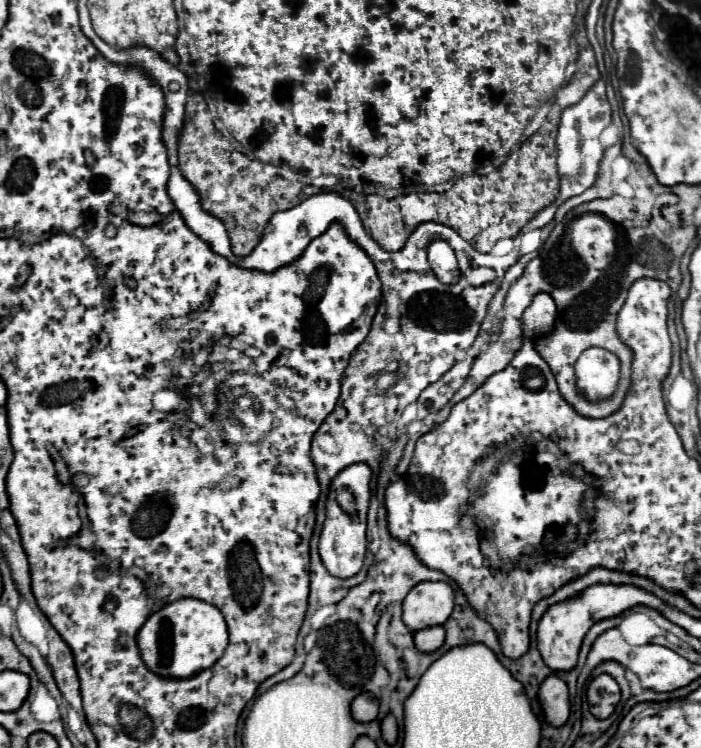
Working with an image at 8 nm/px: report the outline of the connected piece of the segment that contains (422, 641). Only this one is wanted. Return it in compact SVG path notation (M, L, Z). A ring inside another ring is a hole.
M432 626L420 632L414 632L414 644L420 652L436 652L444 644L444 628L442 626Z

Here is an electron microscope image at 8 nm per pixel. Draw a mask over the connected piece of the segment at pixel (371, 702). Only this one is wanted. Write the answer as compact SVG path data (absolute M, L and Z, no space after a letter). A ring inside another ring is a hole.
M364 692L360 696L356 696L356 700L352 702L352 718L356 722L372 722L378 716L378 700L374 694Z

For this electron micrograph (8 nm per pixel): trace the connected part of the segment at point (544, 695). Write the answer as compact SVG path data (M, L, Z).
M548 676L538 692L538 702L546 716L546 722L554 728L566 724L570 716L570 702L568 702L568 686L556 676Z

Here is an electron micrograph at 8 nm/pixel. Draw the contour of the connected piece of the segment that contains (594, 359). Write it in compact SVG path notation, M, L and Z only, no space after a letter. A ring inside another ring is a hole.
M588 348L576 362L578 388L588 400L608 398L618 384L620 362L604 348Z

